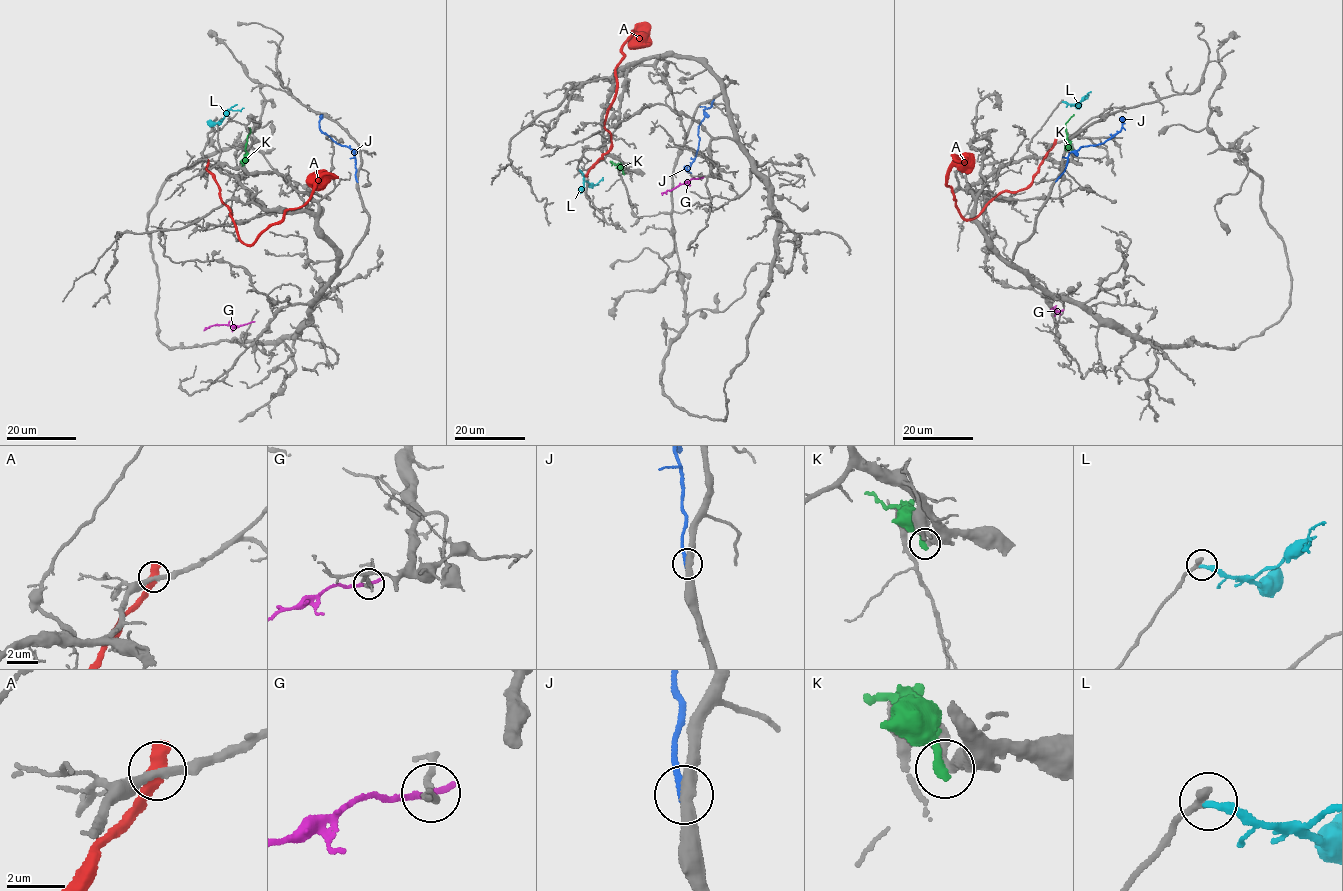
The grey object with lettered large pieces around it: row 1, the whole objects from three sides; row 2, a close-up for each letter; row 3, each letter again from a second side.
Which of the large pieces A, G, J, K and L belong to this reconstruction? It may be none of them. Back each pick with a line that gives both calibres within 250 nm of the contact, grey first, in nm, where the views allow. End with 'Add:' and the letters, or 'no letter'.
Add: no letter

